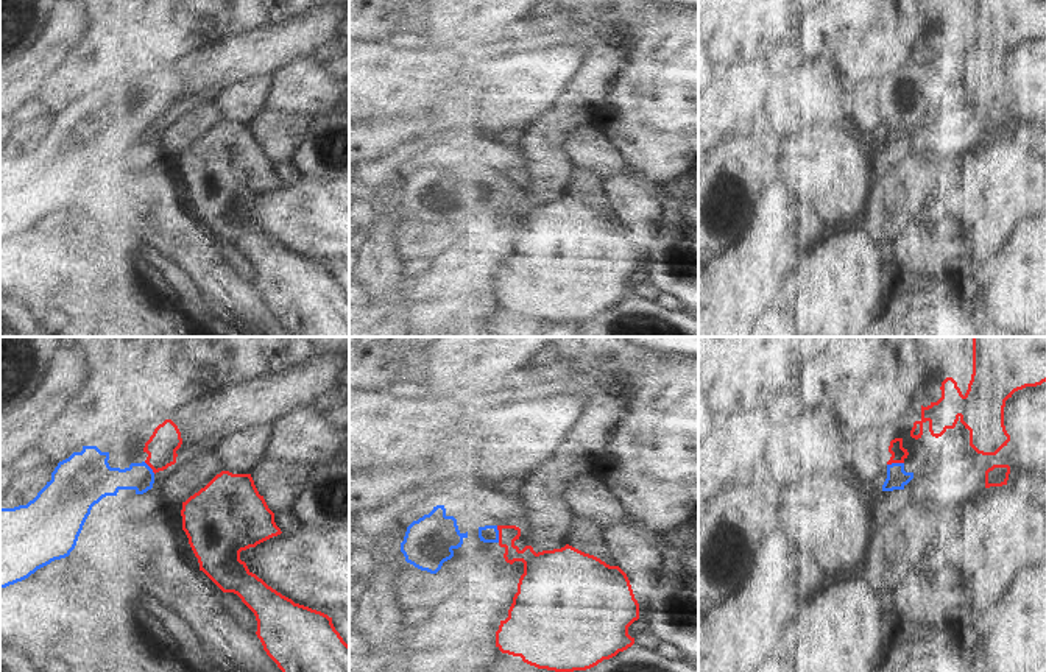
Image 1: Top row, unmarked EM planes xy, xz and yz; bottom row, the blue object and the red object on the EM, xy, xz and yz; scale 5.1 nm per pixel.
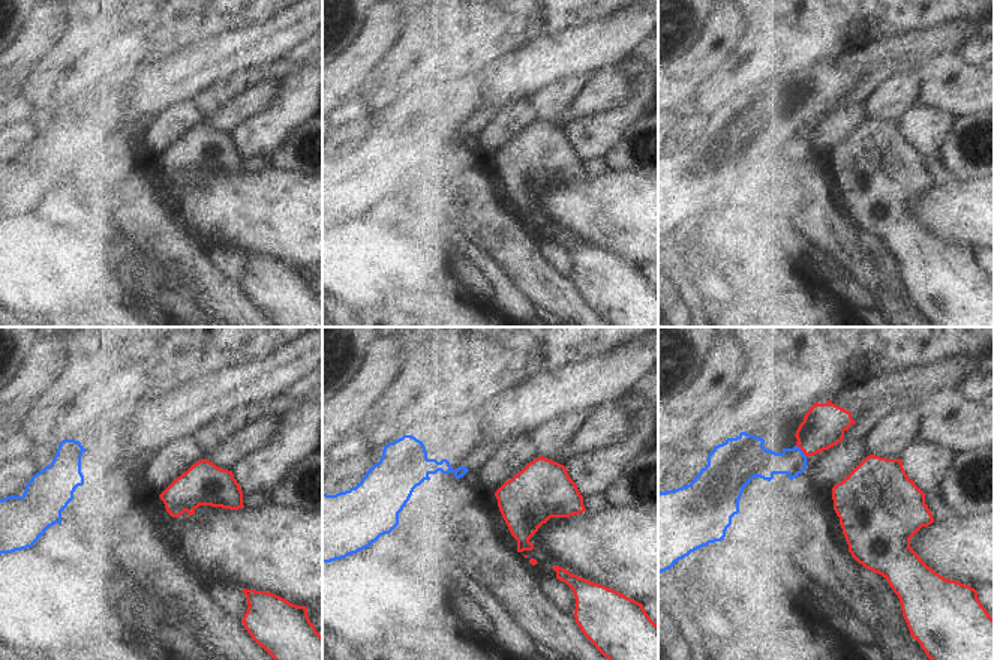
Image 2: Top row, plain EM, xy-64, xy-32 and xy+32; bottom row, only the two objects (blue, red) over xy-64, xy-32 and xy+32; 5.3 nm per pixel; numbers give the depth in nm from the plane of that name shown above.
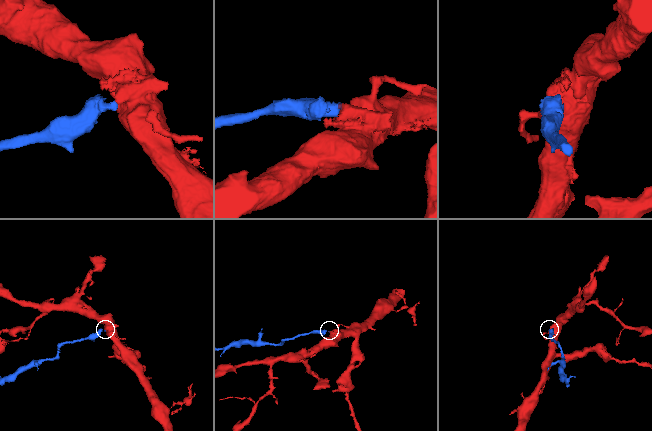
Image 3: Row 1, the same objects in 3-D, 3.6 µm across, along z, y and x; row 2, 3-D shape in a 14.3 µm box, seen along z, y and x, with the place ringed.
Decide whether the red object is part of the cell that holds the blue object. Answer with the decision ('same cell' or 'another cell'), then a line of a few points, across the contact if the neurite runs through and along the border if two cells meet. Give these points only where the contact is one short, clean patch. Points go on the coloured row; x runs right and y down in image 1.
another cell; line xz (496, 526), (499, 541)

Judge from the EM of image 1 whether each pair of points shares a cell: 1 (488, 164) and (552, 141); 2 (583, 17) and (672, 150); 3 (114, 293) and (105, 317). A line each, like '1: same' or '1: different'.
1: different
2: same
3: same

